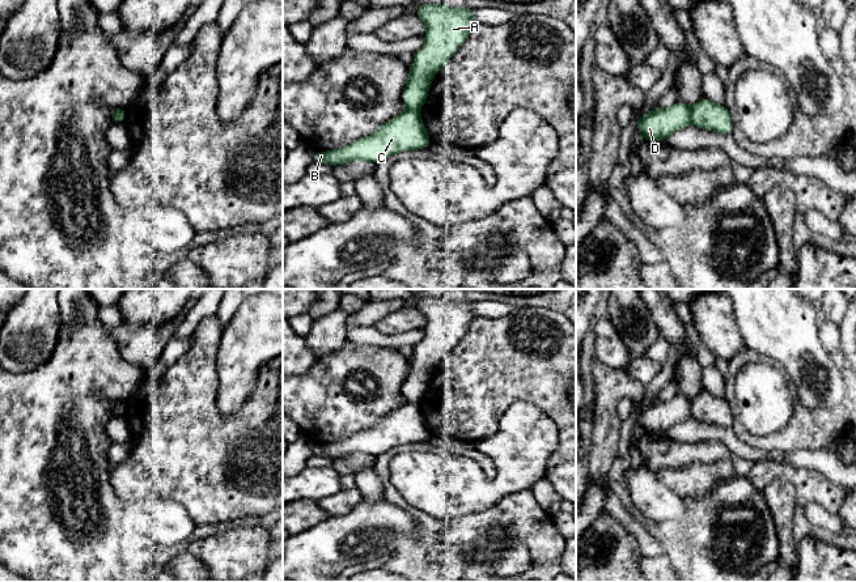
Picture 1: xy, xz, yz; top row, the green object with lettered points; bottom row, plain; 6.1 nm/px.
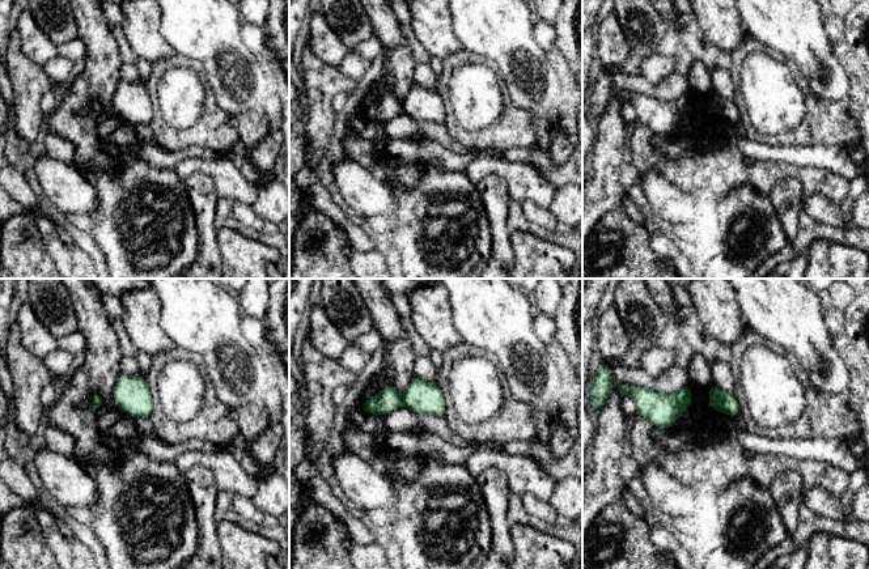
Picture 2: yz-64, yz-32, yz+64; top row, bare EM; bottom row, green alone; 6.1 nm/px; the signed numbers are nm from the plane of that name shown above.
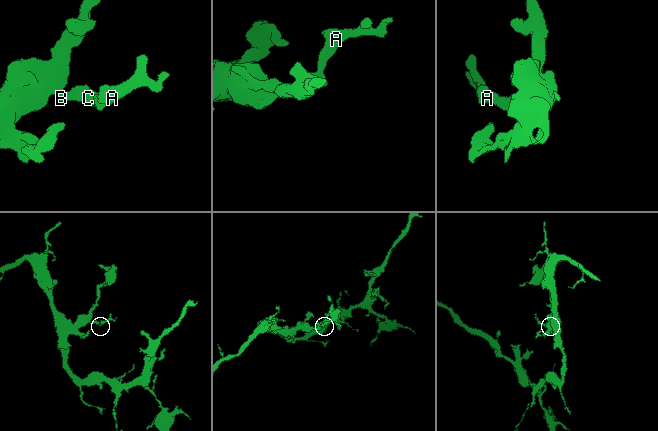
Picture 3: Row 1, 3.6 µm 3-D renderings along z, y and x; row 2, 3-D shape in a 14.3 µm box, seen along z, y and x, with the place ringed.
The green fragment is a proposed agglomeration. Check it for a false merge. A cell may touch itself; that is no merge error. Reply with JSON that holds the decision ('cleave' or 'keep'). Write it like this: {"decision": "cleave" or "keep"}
{"decision": "cleave"}

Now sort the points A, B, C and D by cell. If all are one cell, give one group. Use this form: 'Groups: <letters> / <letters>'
Groups: A D / B C

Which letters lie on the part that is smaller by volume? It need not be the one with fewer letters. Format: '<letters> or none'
A, D

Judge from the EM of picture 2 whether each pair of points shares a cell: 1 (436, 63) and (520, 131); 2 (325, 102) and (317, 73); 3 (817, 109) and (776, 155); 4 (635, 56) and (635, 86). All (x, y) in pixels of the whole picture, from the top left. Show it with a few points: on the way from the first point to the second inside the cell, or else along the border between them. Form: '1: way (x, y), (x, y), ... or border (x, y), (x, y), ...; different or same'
1: border (443, 60), (443, 68), (437, 77); different
2: way (321, 96), (321, 80); same
3: border (755, 139), (770, 144), (817, 144); different
4: border (619, 67), (626, 72), (639, 75); different

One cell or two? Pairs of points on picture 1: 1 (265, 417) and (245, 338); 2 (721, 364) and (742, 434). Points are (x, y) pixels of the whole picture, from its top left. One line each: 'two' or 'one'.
1: two
2: two

